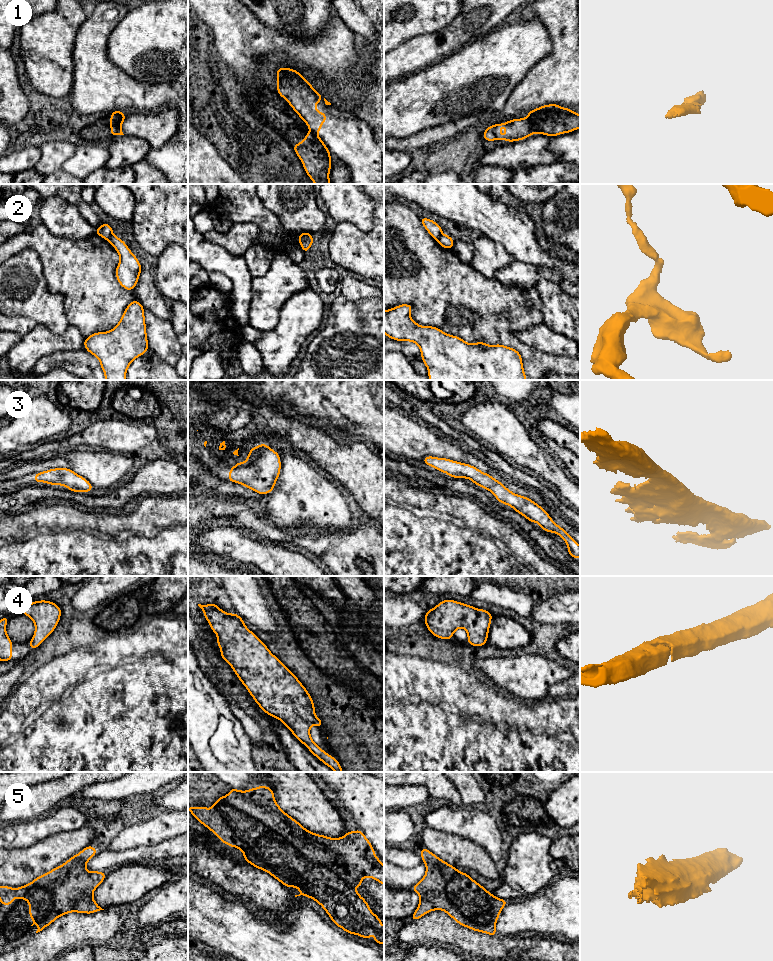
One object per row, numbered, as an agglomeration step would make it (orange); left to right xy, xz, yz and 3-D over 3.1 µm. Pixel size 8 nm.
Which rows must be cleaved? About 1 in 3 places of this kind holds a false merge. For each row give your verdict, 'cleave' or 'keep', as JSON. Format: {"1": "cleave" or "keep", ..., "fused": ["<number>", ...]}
{"1": "cleave", "2": "cleave", "3": "keep", "4": "keep", "5": "keep", "fused": ["1", "2"]}

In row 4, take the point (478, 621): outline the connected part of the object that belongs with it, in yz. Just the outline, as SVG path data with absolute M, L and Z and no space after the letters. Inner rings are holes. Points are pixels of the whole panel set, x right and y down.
M446 599L428 610L423 618L435 637L450 640L459 628L467 631L468 644L479 647L487 644L493 615L488 610Z

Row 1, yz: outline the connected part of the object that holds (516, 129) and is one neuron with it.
M528 117L500 122L486 128L482 137L485 141L504 140L521 141L532 134Z

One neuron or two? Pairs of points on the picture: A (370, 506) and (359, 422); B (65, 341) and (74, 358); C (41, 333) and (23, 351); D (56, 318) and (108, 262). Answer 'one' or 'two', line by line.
A: two
B: two
C: one
D: two

